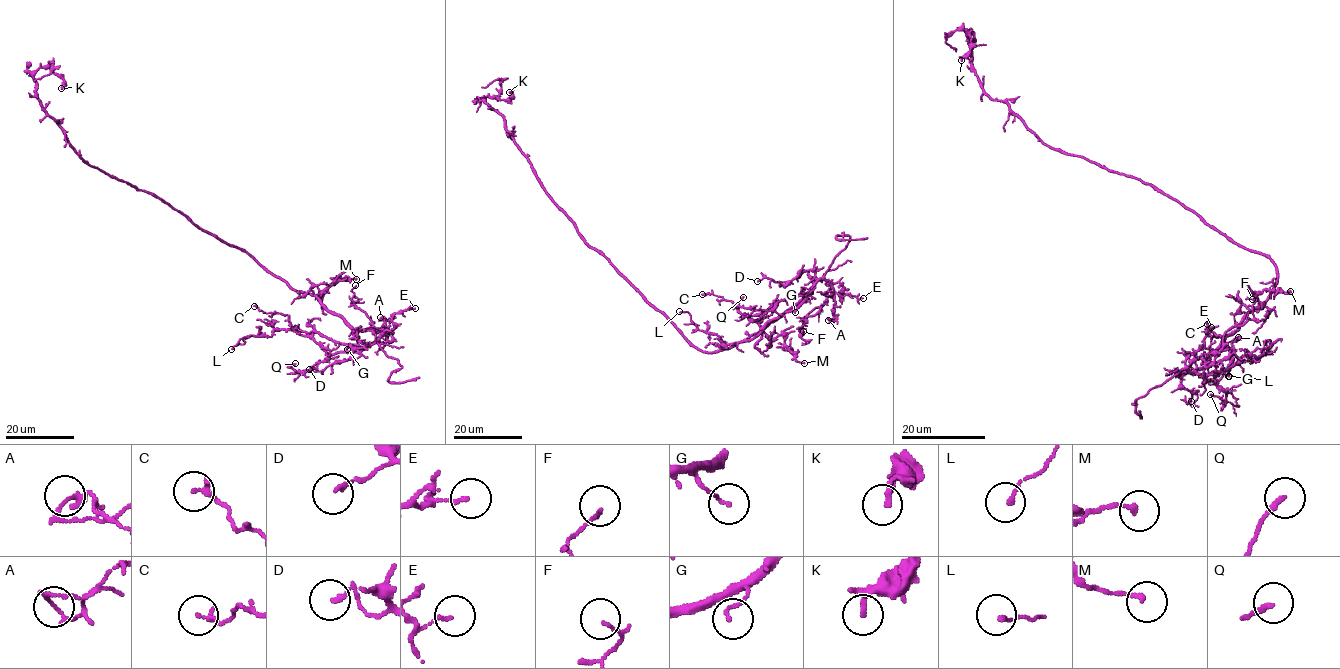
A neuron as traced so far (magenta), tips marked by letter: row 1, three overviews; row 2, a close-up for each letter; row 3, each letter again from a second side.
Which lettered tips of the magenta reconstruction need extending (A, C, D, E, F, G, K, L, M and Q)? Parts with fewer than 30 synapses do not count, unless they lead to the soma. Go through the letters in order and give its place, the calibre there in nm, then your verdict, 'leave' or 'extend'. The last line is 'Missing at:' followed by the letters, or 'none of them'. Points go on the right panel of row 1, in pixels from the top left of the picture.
A: at (1238, 337); 150 nm thick; leave
C: at (1207, 324); 180 nm thick; leave
D: at (1191, 401); 140 nm thick; leave
E: at (1211, 327); 120 nm thick; leave
F: at (1252, 299); 70 nm thick; leave
G: at (1229, 376); 110 nm thick; leave
K: at (961, 60); 170 nm thick; leave
L: at (1228, 376); 140 nm thick; leave
M: at (1290, 291); 170 nm thick; leave
Q: at (1210, 394); 200 nm thick; leave
Missing at: none of them

